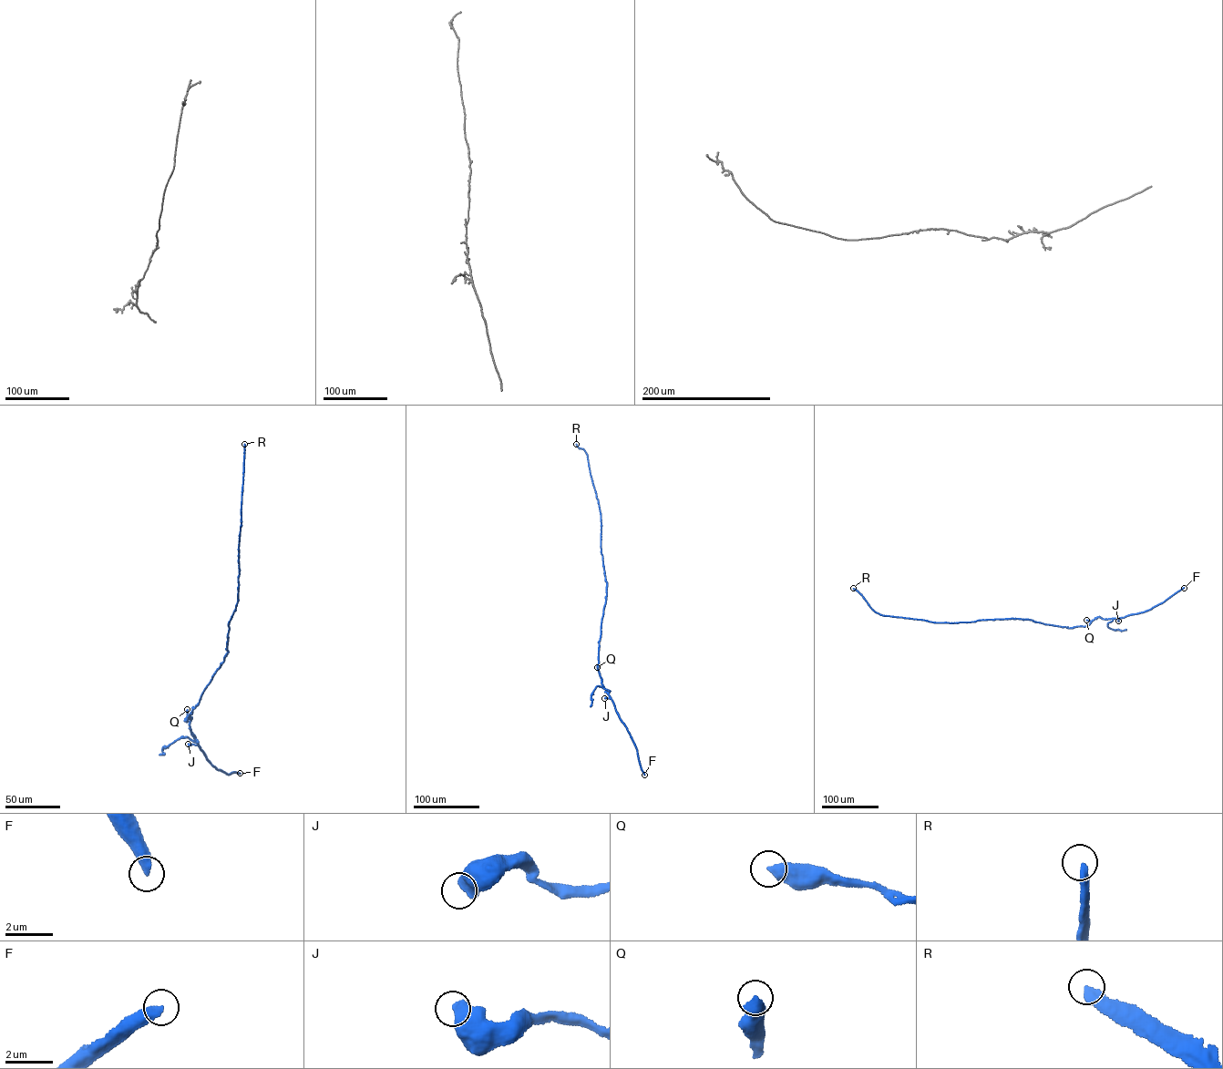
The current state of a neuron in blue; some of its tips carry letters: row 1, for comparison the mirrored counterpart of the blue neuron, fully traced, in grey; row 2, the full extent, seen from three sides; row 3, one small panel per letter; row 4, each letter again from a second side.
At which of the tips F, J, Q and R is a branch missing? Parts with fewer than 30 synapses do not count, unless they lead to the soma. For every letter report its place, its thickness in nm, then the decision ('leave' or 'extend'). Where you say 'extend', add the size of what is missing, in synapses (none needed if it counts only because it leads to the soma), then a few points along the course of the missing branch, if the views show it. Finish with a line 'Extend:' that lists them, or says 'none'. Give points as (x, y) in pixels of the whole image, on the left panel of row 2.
F: at (240, 773); 440 nm thick; leave
J: at (188, 744); 700 nm thick; leave
Q: at (187, 709); 440 nm thick; leave
R: at (244, 444); 360 nm thick; extend; about 120 synapses
Extend: R

